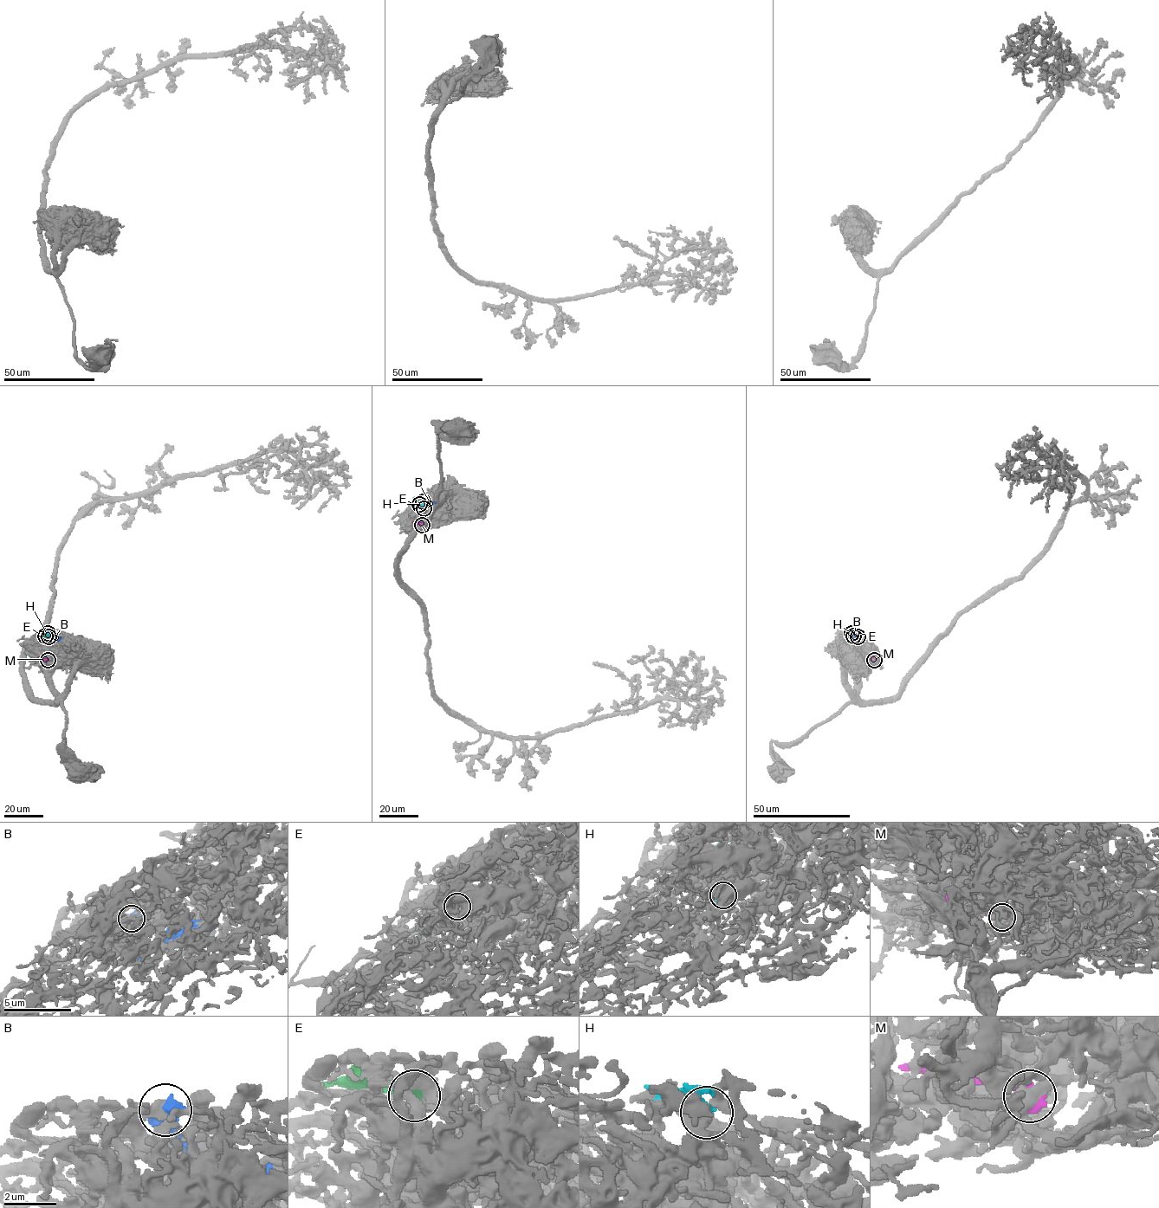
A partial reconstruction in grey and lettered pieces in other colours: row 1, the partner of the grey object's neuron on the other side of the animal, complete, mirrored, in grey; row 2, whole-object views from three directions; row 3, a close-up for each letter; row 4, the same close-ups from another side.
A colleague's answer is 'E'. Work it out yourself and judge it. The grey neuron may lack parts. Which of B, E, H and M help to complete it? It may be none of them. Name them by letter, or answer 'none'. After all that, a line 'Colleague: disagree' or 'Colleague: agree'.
E
Colleague: agree

